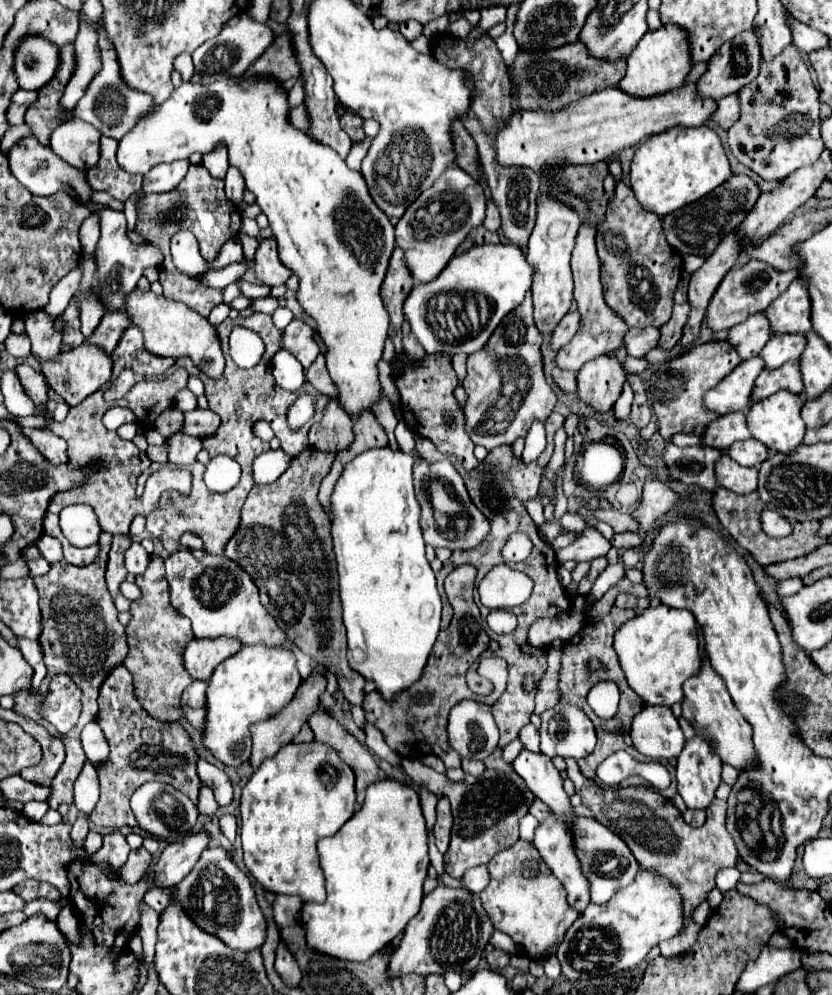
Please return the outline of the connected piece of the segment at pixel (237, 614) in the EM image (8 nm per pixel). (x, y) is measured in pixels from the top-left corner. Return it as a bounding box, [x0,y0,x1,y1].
[165,549,311,677]

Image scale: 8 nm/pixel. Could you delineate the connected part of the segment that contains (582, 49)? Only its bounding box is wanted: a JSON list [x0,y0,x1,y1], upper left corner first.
[509,41,627,113]

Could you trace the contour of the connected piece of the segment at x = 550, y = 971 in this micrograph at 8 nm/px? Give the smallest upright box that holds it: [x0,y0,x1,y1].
[545,955,561,979]

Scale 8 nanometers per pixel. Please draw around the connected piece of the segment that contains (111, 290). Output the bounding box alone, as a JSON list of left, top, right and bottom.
[95,209,163,311]

